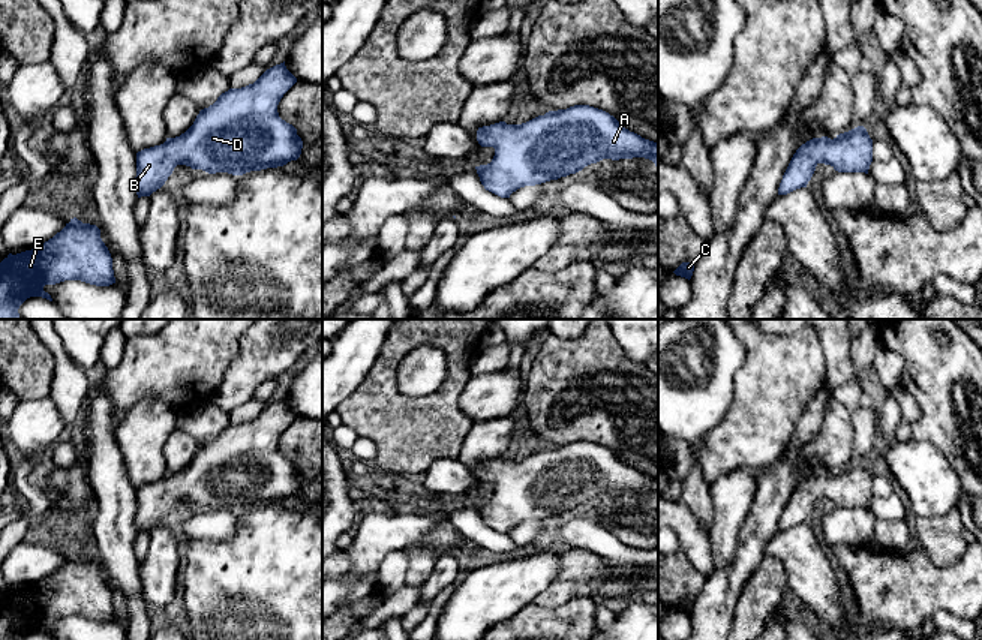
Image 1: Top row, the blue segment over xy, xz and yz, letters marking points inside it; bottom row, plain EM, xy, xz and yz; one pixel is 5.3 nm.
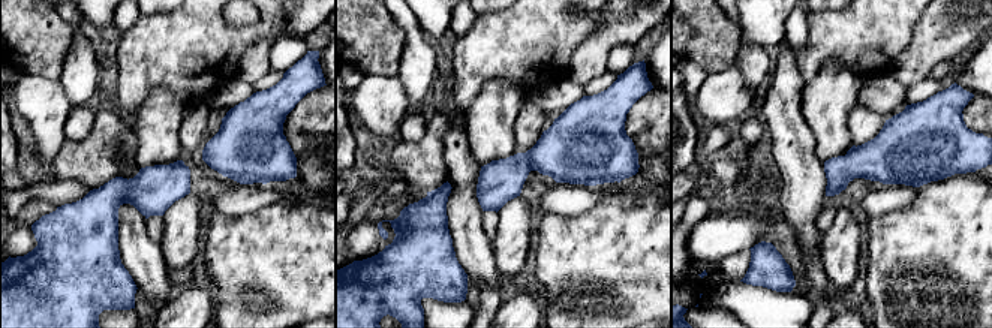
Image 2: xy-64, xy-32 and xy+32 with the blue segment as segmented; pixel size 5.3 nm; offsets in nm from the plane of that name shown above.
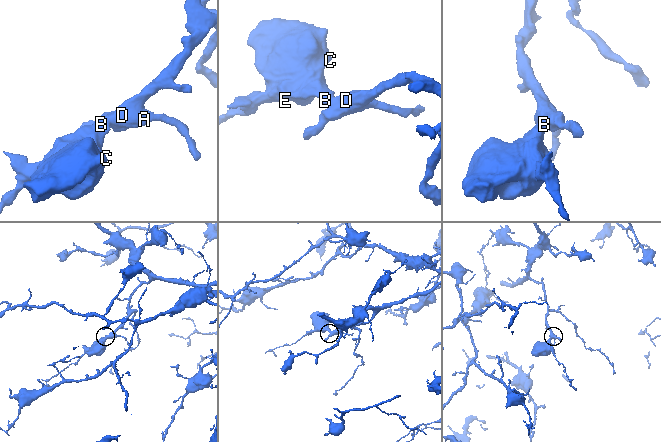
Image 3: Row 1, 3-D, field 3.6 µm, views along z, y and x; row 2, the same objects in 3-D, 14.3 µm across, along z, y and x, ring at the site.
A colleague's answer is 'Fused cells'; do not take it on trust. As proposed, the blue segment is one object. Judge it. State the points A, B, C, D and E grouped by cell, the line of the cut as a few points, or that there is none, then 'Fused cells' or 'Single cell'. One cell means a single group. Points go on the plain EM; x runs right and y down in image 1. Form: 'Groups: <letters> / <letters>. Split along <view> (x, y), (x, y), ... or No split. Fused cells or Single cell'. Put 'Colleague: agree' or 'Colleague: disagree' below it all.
Groups: A B C D E. No split. Single cell
Colleague: disagree

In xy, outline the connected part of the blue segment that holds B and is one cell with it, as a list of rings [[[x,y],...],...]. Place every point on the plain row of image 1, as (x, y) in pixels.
[[[285,397],[276,400],[253,420],[222,429],[180,472],[138,487],[138,534],[160,525],[177,501],[243,511],[297,496],[303,477],[277,448],[280,435],[295,418]]]

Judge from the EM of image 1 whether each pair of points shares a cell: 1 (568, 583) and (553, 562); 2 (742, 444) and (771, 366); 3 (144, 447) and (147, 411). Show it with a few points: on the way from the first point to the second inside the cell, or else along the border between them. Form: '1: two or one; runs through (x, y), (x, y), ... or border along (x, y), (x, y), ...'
1: two; border along (564, 553), (559, 573), (537, 597)
2: one; runs through (759, 424), (768, 405), (771, 385)
3: one; runs through (144, 438), (147, 420)

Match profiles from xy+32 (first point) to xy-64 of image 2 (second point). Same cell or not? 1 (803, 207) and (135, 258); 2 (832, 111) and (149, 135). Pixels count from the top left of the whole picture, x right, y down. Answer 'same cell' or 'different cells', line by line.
1: same cell
2: same cell

